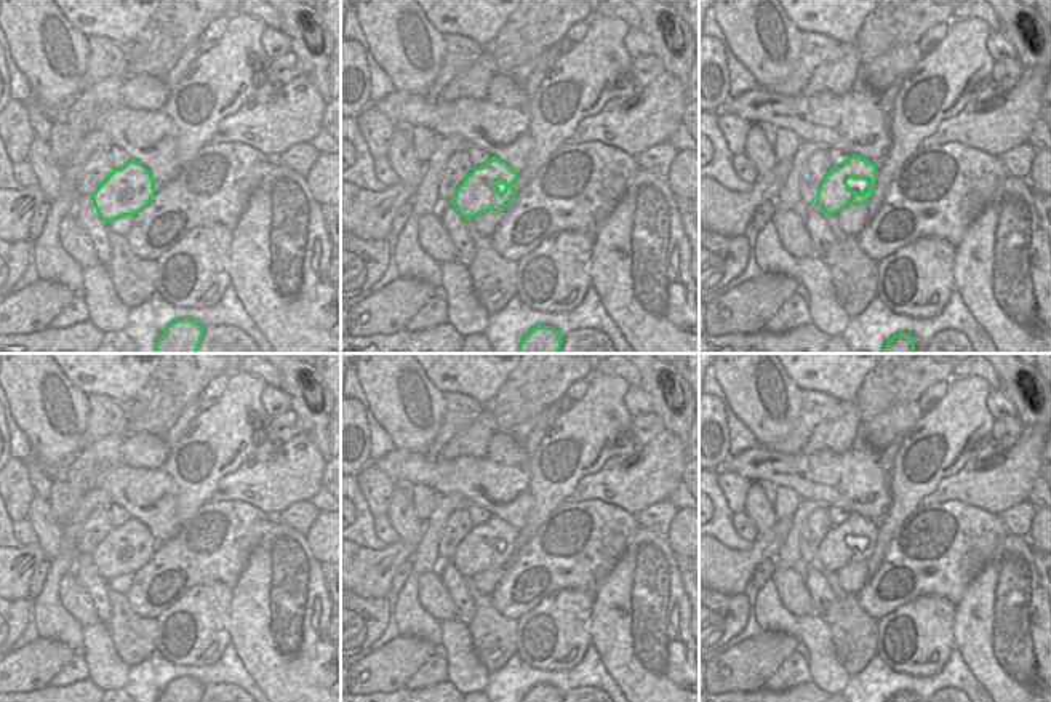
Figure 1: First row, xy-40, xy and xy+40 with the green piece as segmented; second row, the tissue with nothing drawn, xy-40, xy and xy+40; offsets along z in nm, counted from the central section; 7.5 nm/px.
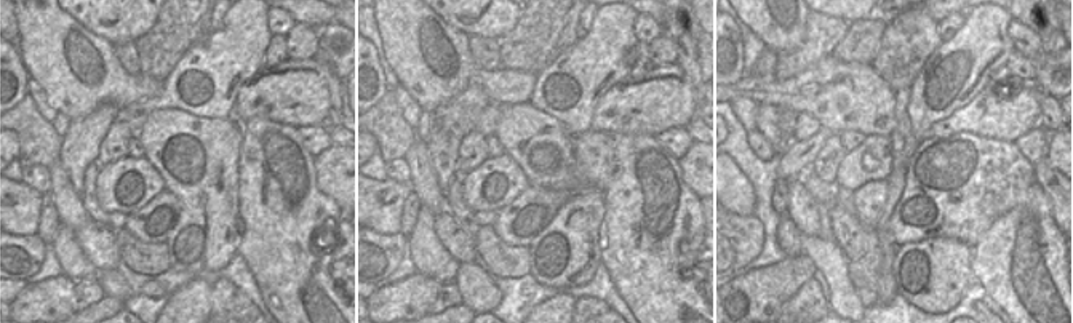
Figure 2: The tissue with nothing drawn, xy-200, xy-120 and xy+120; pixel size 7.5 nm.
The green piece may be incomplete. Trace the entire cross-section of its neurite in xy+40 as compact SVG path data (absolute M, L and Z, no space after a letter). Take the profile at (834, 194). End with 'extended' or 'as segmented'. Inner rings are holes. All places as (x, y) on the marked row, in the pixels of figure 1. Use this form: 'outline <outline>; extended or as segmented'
outline M859 157L849 158L822 181L816 203L824 214L837 214L849 205L865 205L877 182L877 165Z; extended

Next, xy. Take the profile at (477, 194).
outline M491 157L458 187L451 205L469 222L488 211L504 211L517 193L518 171Z; extended

